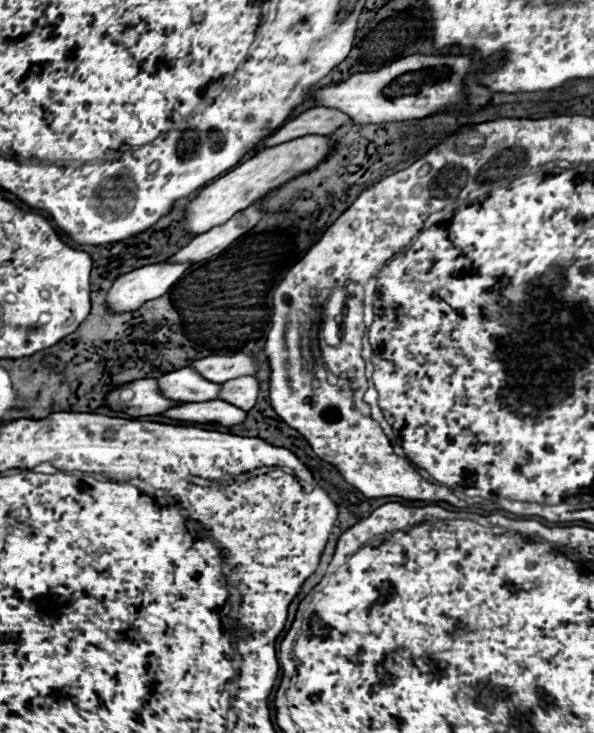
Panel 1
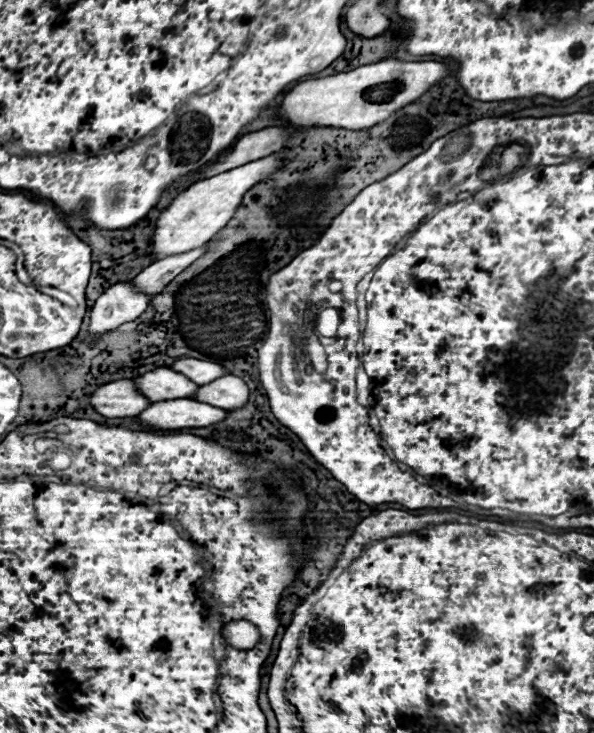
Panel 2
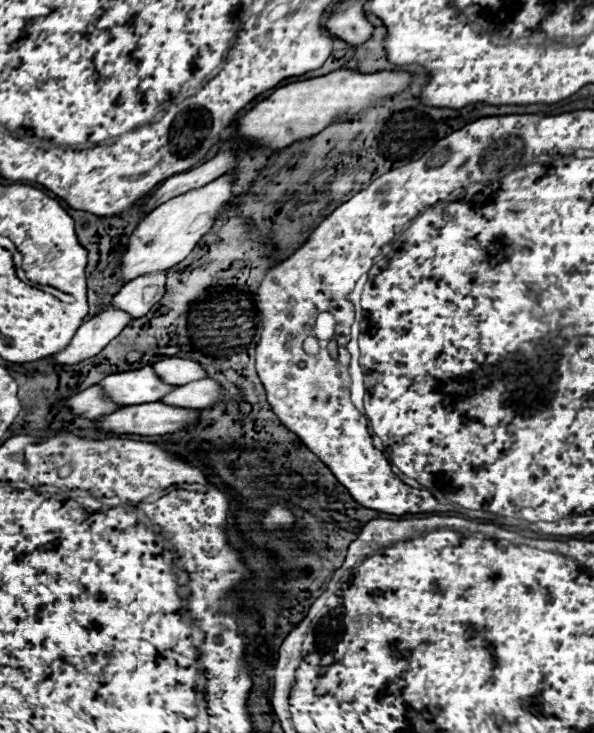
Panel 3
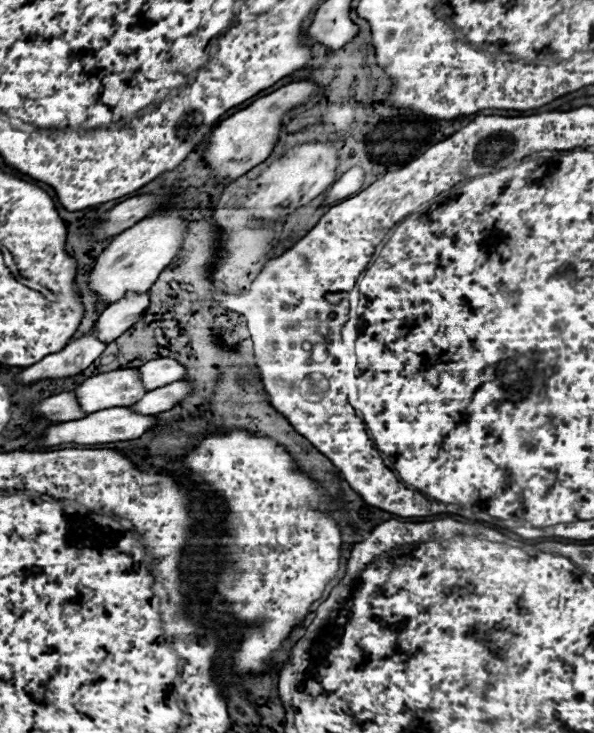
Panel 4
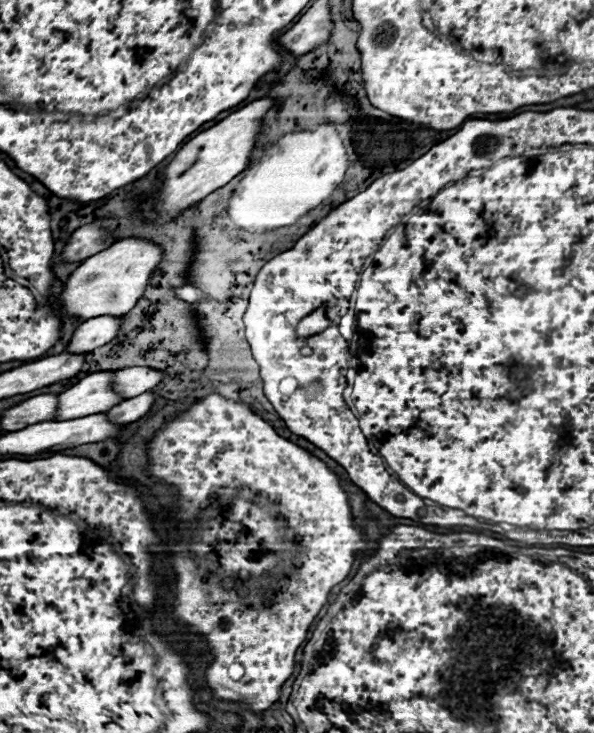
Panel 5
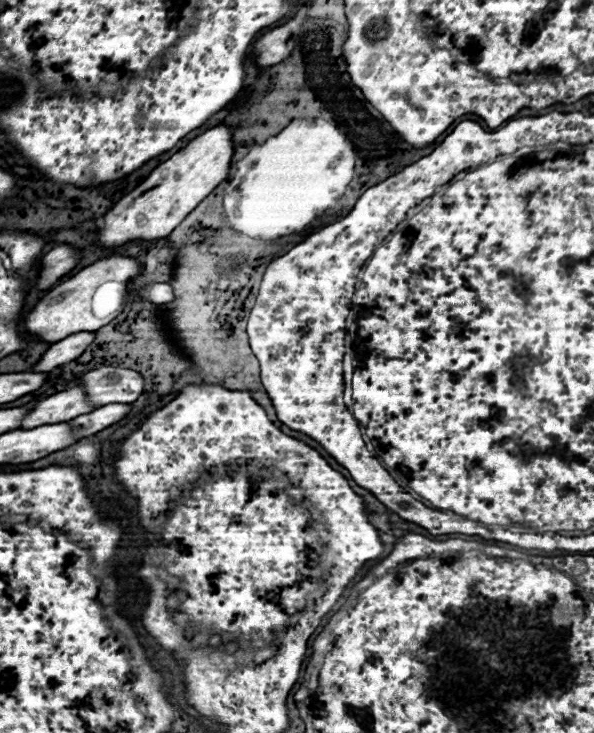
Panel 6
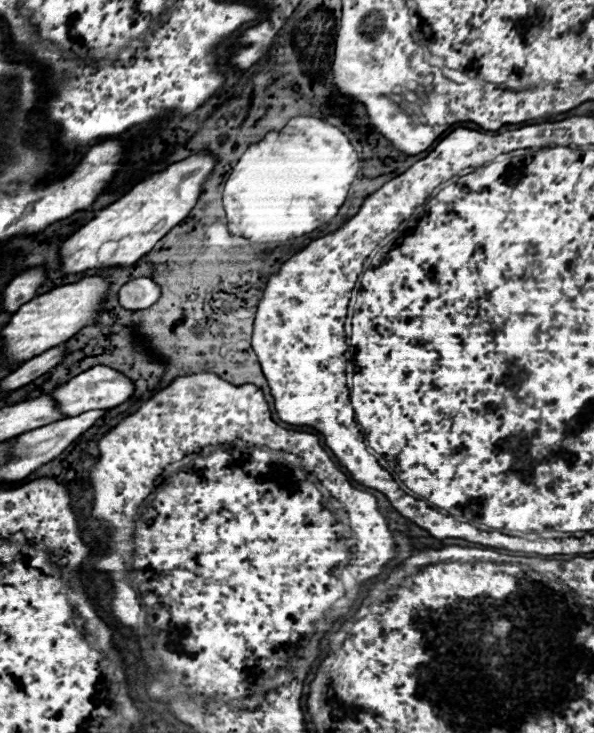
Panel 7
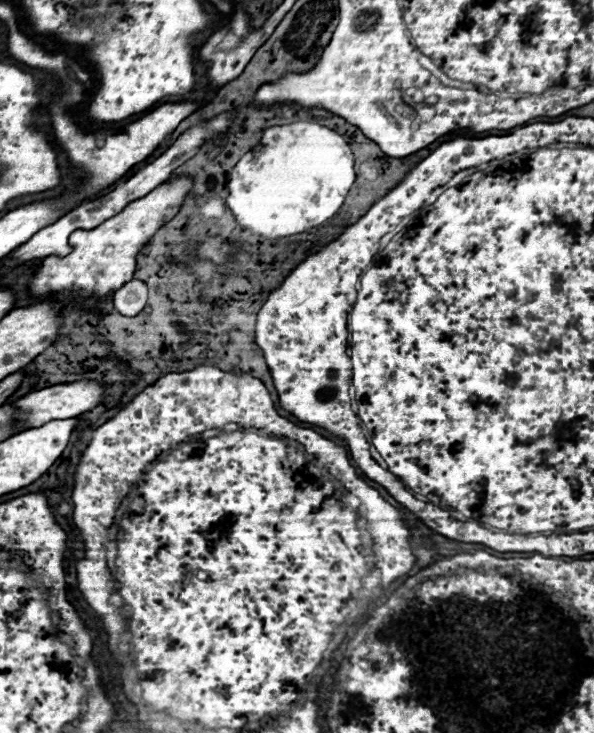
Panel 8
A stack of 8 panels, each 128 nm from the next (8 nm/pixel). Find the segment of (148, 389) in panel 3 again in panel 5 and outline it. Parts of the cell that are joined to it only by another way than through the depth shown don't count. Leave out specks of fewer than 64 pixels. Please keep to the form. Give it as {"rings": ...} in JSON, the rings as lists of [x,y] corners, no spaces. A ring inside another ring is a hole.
{"rings":[[[104,370],[100,374],[90,374],[82,378],[78,384],[62,392],[60,408],[56,414],[56,420],[60,418],[80,418],[84,414],[96,414],[100,410],[108,412],[112,406],[120,404],[124,398],[114,390],[112,386],[112,374],[110,370]]]}

